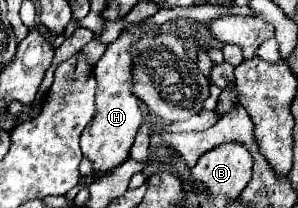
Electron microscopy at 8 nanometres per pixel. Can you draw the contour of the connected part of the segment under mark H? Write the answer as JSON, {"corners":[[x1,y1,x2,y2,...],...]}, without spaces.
{"corners":[[131,28,131,30,123,32,115,42,111,42,107,46,103,58,93,68,93,74,97,78,95,116,85,126,85,132,81,134,81,150,83,150,83,156,91,160,95,176,103,176,103,174,113,172,117,166,121,166,129,158,129,152,131,152,131,146,135,142,137,130,143,122,139,100,131,92,133,78,129,76,129,68,131,68,133,56,129,56,129,44,133,44,133,40,139,40,141,36,149,36,149,34,153,36,157,32,137,30,137,28]]}

